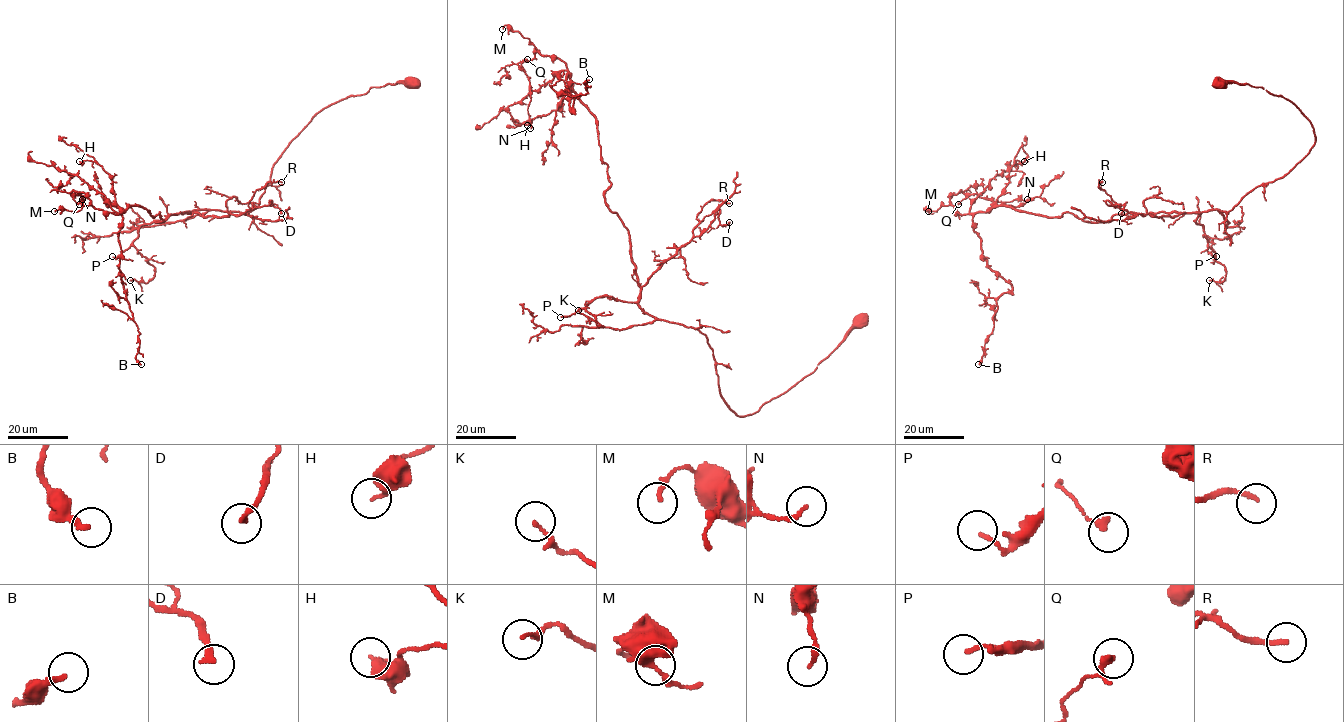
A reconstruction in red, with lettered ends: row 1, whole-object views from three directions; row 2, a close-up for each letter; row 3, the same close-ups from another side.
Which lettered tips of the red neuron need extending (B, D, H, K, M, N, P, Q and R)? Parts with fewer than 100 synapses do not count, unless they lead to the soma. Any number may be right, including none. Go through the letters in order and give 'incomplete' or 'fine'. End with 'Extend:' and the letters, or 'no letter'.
B: fine
D: fine
H: fine
K: fine
M: fine
N: fine
P: fine
Q: fine
R: fine
Extend: no letter

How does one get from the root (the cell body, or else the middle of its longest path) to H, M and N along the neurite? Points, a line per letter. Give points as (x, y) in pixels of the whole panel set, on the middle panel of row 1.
H: (859, 318), (812, 373), (738, 416), (708, 338), (638, 304), (595, 116), (568, 92), (527, 125)
M: (859, 318), (812, 373), (738, 416), (708, 338), (638, 304), (597, 121), (566, 65), (502, 29)
N: (859, 318), (738, 416), (708, 338), (639, 306), (595, 116), (538, 51), (517, 64), (530, 128)

